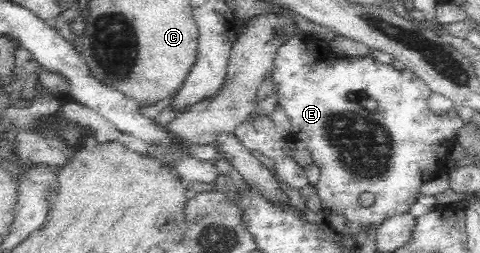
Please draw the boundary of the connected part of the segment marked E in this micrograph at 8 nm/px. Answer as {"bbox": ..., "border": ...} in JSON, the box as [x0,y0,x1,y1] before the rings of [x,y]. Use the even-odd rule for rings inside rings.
{"bbox":[266,25,464,237],"border":[[[296,25],[292,28],[292,35],[281,43],[280,48],[278,48],[277,56],[273,61],[272,67],[269,72],[266,73],[266,77],[272,78],[276,90],[274,94],[276,96],[276,107],[280,107],[281,110],[288,116],[290,120],[292,129],[288,132],[286,137],[287,140],[302,140],[306,144],[306,148],[310,150],[312,157],[312,162],[320,168],[320,177],[318,184],[314,186],[316,188],[316,194],[320,198],[321,210],[327,212],[327,214],[336,213],[336,216],[340,217],[344,221],[344,227],[341,230],[343,236],[352,237],[356,234],[360,234],[362,230],[370,230],[372,226],[378,228],[381,222],[387,220],[387,218],[398,217],[400,215],[406,214],[412,206],[416,204],[416,200],[420,198],[420,188],[422,184],[426,184],[428,180],[432,180],[438,174],[446,172],[446,164],[450,152],[457,142],[458,130],[462,128],[464,122],[457,115],[455,109],[450,109],[448,112],[442,115],[436,115],[432,112],[431,107],[428,106],[427,101],[430,97],[430,88],[412,73],[410,70],[402,70],[402,72],[393,68],[390,64],[382,64],[382,62],[377,62],[371,56],[369,58],[352,58],[348,60],[347,56],[337,54],[332,50],[332,46],[328,45],[328,40],[322,41],[319,39],[314,39],[306,35],[301,29],[298,29]],[[368,100],[376,102],[376,108],[374,110],[367,110],[363,104],[366,104]],[[363,192],[371,192],[376,197],[376,202],[372,206],[362,206],[359,202],[360,195]]]}

